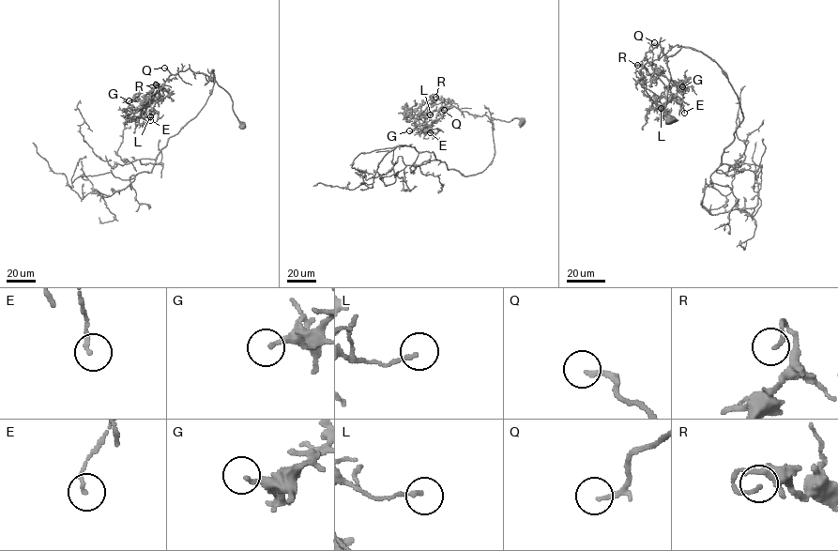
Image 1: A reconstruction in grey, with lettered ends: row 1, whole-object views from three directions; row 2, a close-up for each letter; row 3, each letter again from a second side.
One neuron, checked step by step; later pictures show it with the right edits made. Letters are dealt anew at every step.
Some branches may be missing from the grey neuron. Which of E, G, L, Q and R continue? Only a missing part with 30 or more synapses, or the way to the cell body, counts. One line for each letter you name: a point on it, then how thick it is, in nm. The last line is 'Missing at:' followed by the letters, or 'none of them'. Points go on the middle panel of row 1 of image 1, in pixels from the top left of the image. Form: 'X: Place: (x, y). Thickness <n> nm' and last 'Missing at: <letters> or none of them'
Q: Place: (444, 110). Thickness 160 nm
Missing at: Q

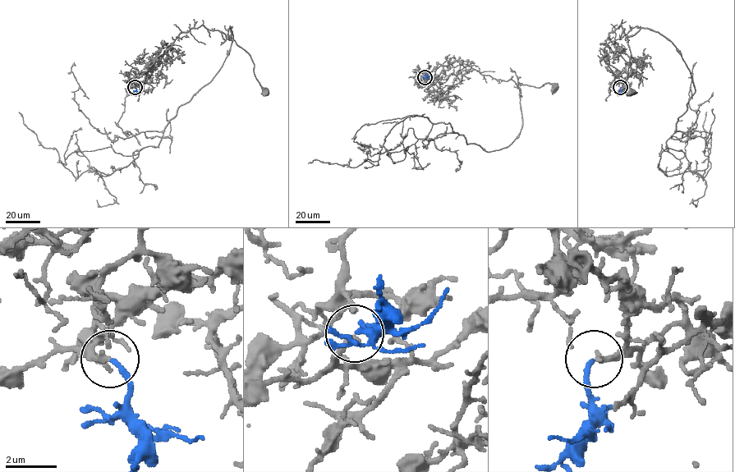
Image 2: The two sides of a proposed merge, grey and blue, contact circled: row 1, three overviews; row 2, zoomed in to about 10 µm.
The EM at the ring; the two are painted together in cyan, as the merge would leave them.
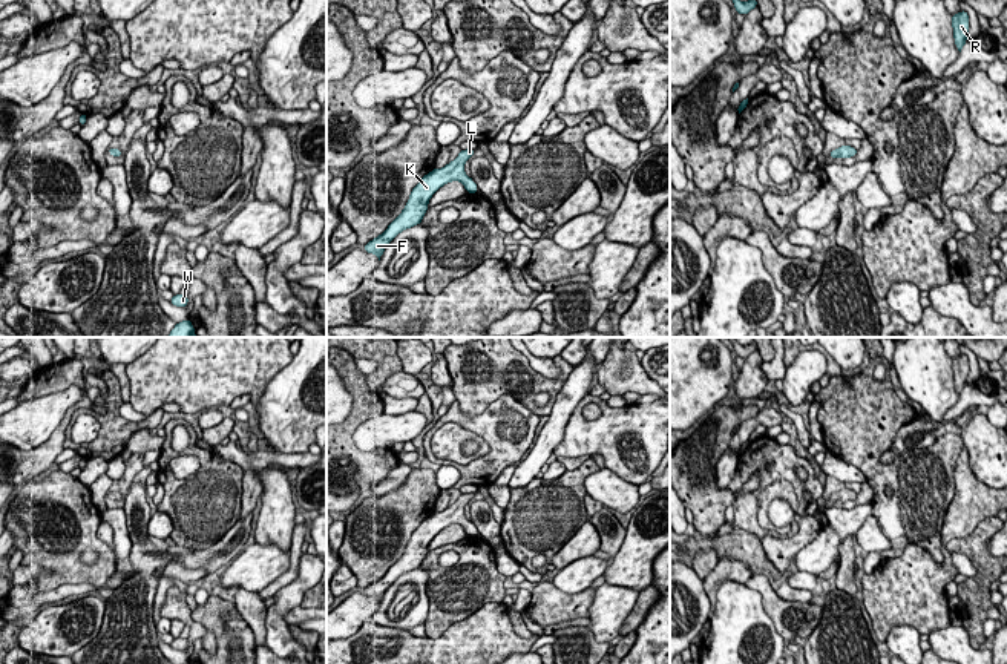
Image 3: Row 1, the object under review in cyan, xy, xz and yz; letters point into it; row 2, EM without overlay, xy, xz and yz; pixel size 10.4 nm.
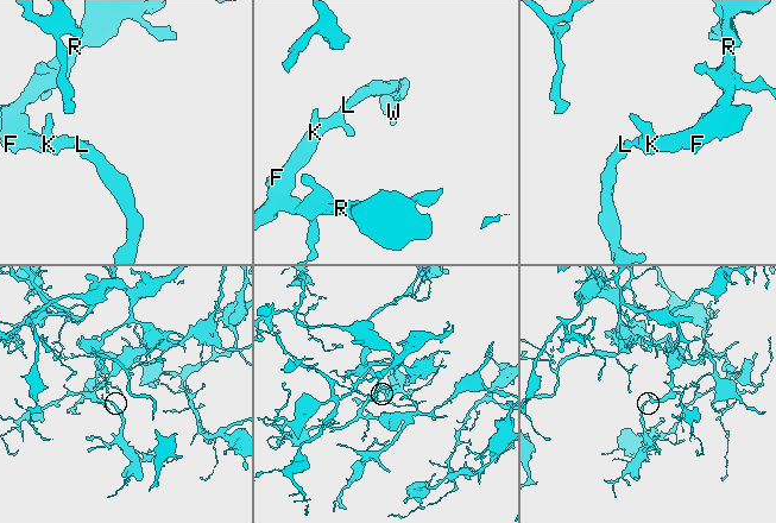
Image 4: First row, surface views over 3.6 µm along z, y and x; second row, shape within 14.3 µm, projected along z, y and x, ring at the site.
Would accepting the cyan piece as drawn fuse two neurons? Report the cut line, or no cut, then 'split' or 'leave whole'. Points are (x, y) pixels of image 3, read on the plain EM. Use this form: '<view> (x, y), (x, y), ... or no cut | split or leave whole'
no cut | leave whole

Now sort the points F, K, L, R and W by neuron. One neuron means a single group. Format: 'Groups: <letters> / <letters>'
Groups: F K L R W

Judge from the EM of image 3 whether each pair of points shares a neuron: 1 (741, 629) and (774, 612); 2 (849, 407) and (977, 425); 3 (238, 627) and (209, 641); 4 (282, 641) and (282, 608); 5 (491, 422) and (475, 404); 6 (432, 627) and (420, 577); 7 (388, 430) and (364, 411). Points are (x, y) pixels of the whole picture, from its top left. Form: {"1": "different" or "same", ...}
{"1": "different", "2": "different", "3": "different", "4": "same", "5": "different", "6": "different", "7": "different"}

